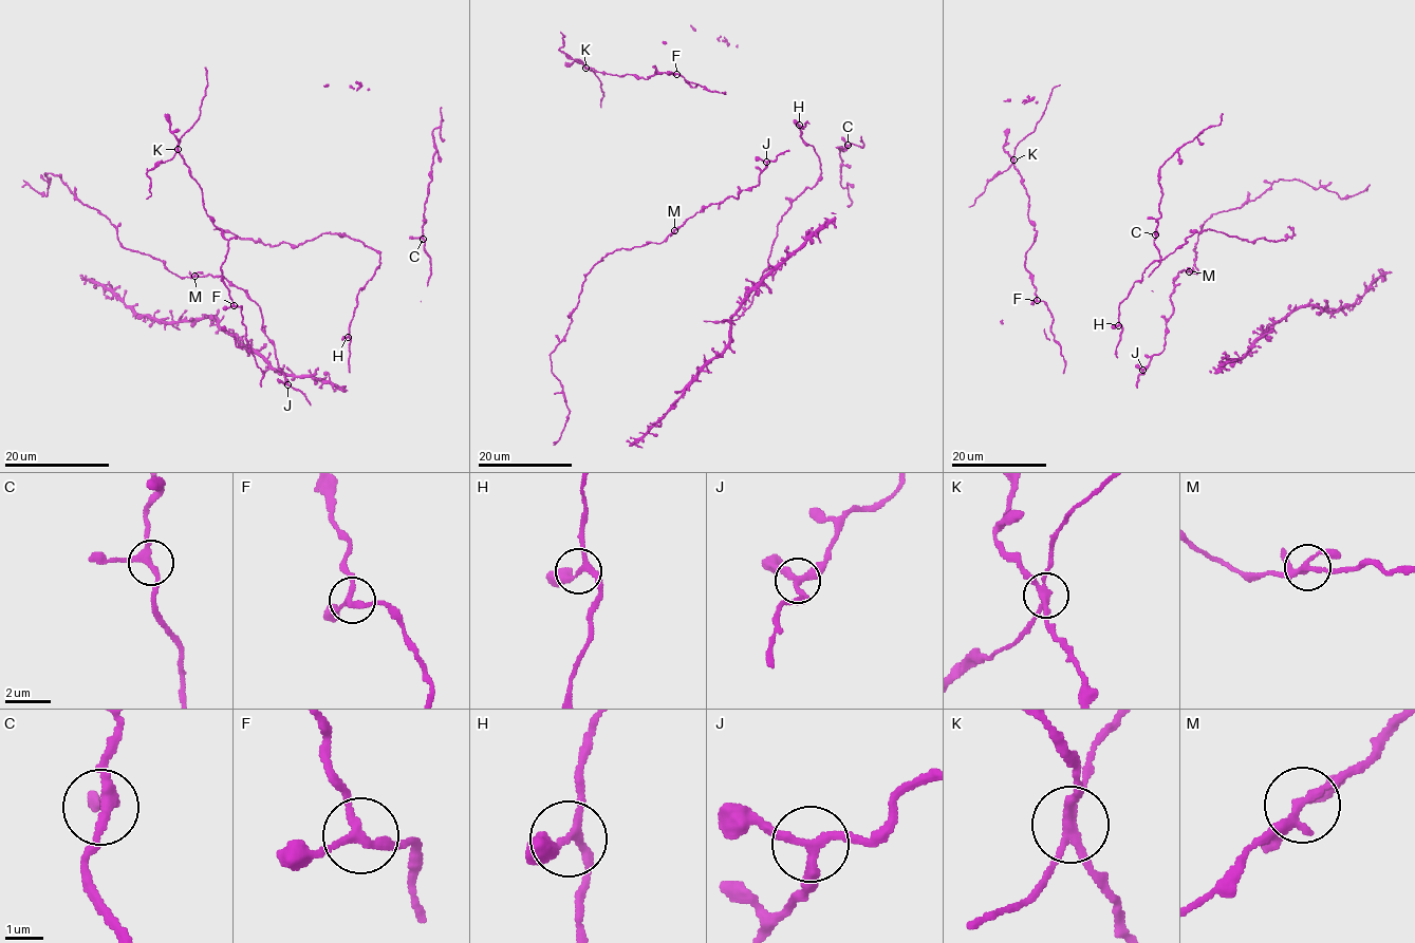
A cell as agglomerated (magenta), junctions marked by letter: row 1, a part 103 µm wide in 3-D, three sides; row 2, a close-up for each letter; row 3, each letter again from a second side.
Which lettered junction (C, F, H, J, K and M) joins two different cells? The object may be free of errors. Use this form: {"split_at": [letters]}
{"split_at": ["K"]}

